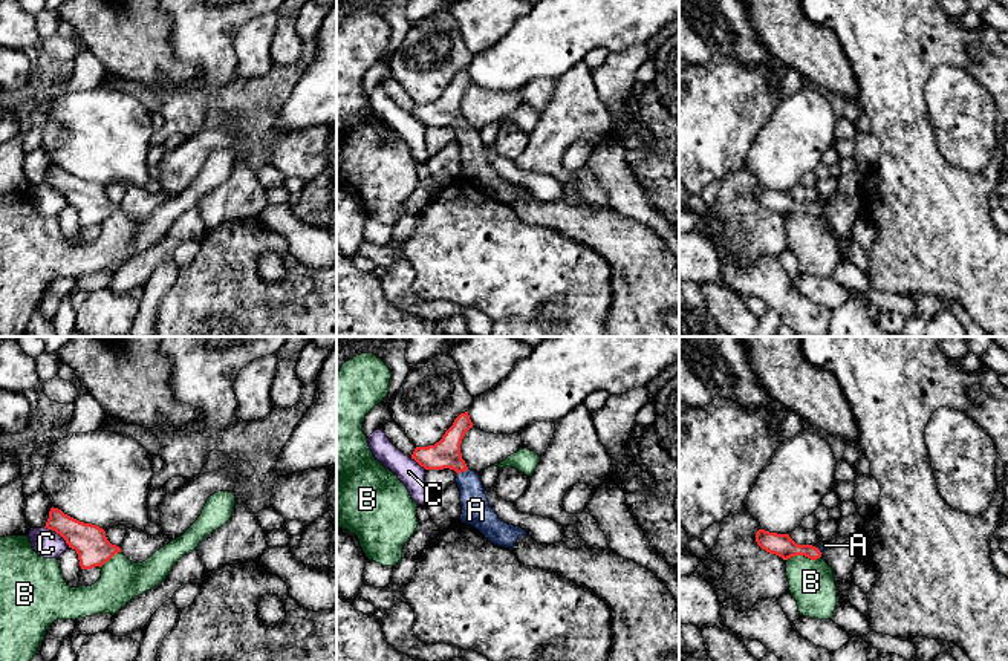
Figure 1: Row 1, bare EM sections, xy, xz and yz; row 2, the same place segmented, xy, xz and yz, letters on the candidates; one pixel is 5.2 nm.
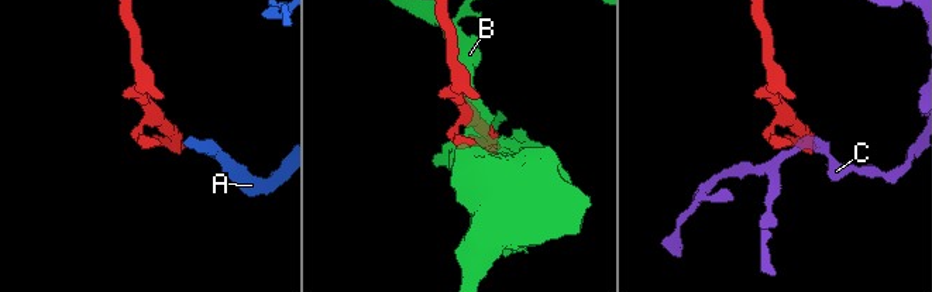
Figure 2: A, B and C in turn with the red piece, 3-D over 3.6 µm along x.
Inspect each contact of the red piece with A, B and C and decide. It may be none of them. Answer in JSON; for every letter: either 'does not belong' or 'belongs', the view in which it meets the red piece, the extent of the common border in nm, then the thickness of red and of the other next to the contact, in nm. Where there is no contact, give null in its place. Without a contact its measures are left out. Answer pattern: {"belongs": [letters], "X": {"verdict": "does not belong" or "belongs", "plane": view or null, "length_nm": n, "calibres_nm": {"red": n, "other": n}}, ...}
{"belongs": ["A"], "A": {"verdict": "belongs", "plane": "xz", "length_nm": 70, "calibres_nm": {"red": 150, "other": 160}}, "B": {"verdict": "does not belong", "plane": "yz", "length_nm": 190, "calibres_nm": {"red": 120, "other": 240}}, "C": {"verdict": "does not belong", "plane": "xy", "length_nm": 170, "calibres_nm": {"red": 180, "other": 150}}}

